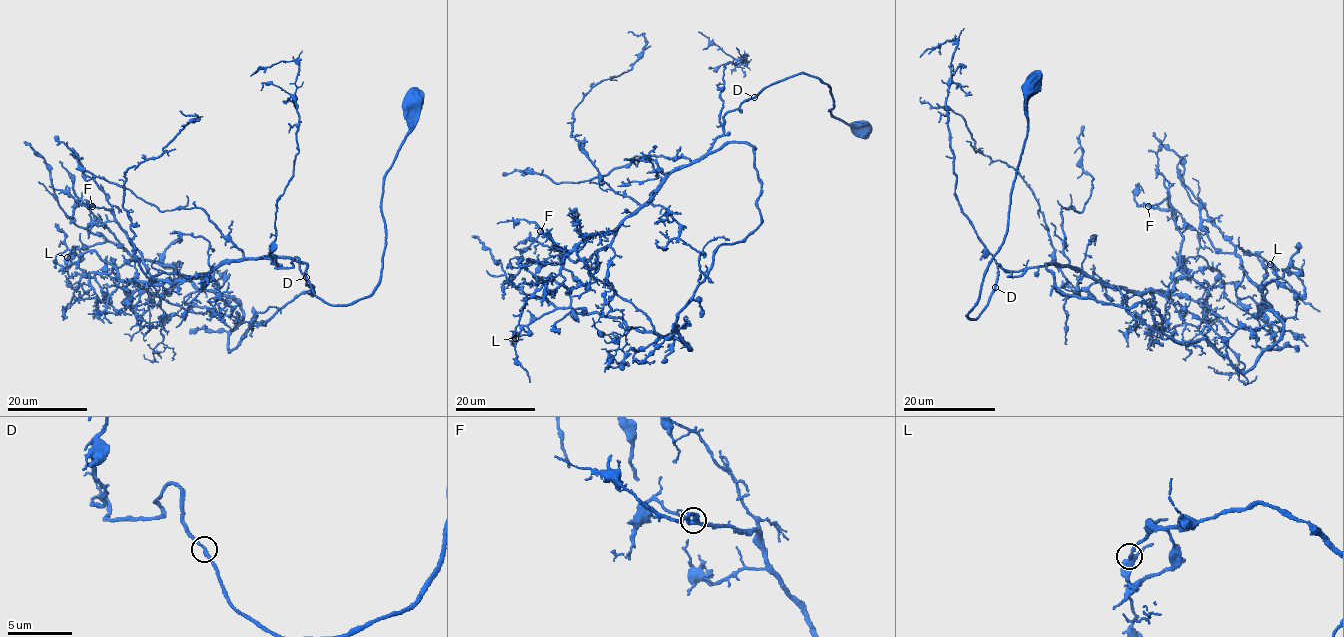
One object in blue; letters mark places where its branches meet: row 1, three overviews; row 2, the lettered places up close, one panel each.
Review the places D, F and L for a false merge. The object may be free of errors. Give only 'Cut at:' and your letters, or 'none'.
Cut at: none

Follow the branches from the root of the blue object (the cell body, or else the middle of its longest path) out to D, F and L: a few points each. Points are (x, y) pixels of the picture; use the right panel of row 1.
D: (1026, 86), (1028, 135), (1006, 237), (987, 268), (979, 300), (968, 312), (970, 319), (987, 305), (994, 287)
F: (1026, 86), (1006, 237), (970, 319), (999, 264), (1164, 294), (1182, 234), (1148, 206)
L: (1026, 86), (970, 319), (999, 264), (1070, 265), (1246, 371), (1283, 324), (1235, 248), (1269, 264)

